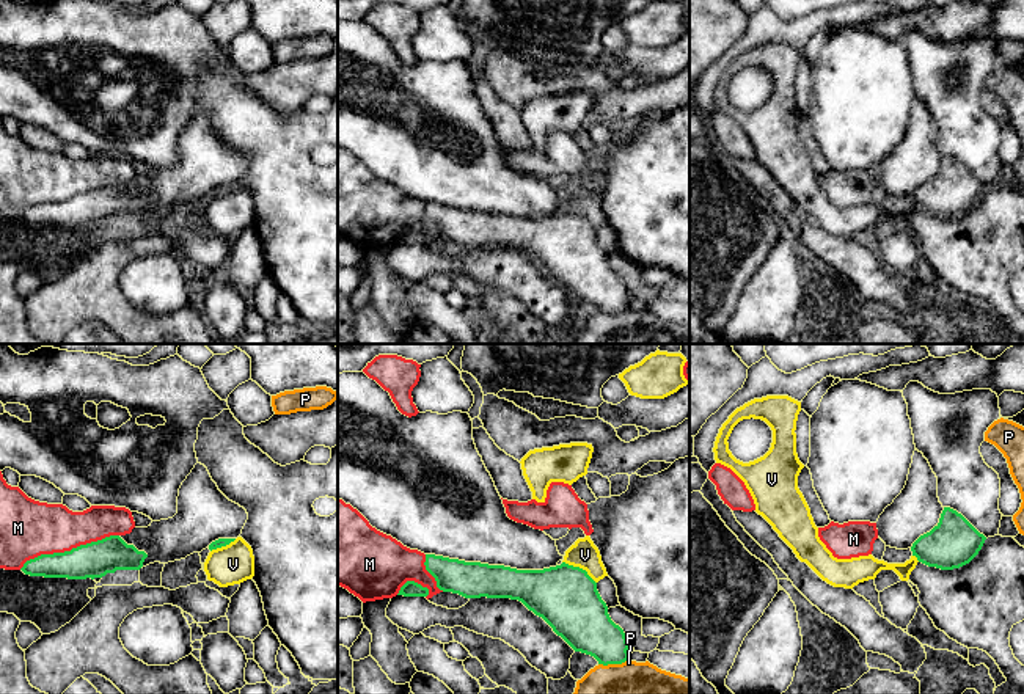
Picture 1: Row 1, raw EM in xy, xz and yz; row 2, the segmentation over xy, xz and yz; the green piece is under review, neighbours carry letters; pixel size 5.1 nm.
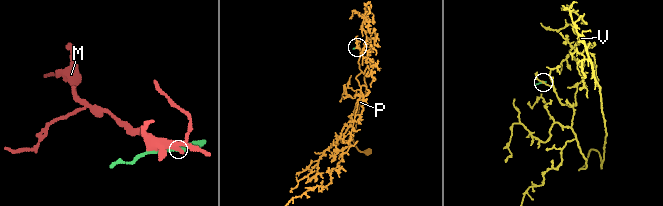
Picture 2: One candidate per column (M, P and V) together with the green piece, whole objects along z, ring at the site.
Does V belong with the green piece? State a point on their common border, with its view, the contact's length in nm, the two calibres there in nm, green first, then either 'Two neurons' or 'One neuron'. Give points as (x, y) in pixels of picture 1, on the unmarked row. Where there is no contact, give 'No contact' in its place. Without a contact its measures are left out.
Touches green at xz (578, 215). Shared border 200 nm. Thickness 320 nm (green) against 140 nm. Two neurons

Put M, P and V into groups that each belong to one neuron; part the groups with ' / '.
M / P / V

